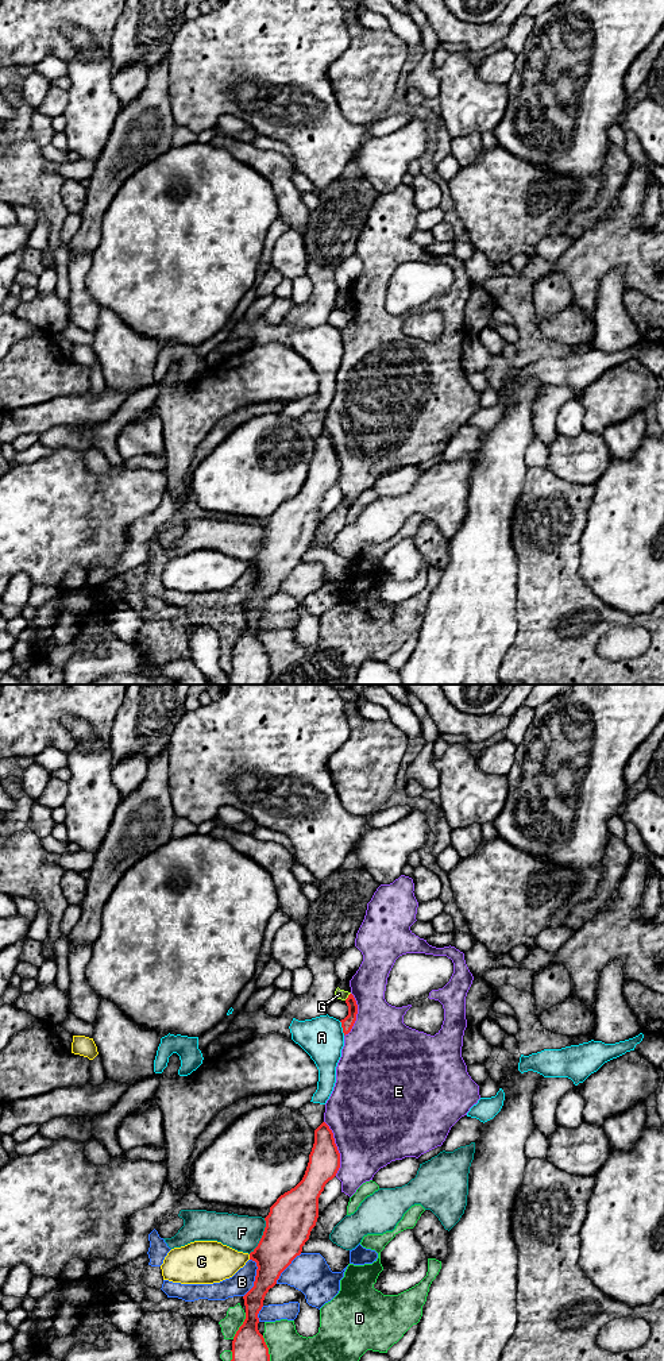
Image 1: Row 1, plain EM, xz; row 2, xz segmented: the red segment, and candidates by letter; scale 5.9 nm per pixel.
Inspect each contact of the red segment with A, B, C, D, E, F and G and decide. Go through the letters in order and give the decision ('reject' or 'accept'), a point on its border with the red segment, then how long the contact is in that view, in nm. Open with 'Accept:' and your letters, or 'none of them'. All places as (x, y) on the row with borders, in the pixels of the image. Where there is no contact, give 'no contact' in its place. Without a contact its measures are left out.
Accept: none of them
A: reject; meets red in xz at (342, 1026); contact 90 nm long
B: reject; meets red in xz at (255, 1277); contact 240 nm long
C: reject; meets red in xz at (250, 1257); contact 30 nm long
D: reject; meets red in xz at (240, 1326); contact 180 nm long
E: reject; meets red in xz at (336, 1148); contact 340 nm long
F: reject; meets red in xz at (262, 1236); contact 240 nm long
G: reject; meets red in xz at (348, 997); contact 60 nm long

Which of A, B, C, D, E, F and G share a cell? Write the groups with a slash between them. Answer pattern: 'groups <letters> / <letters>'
groups A / B / C / D / E / F / G

